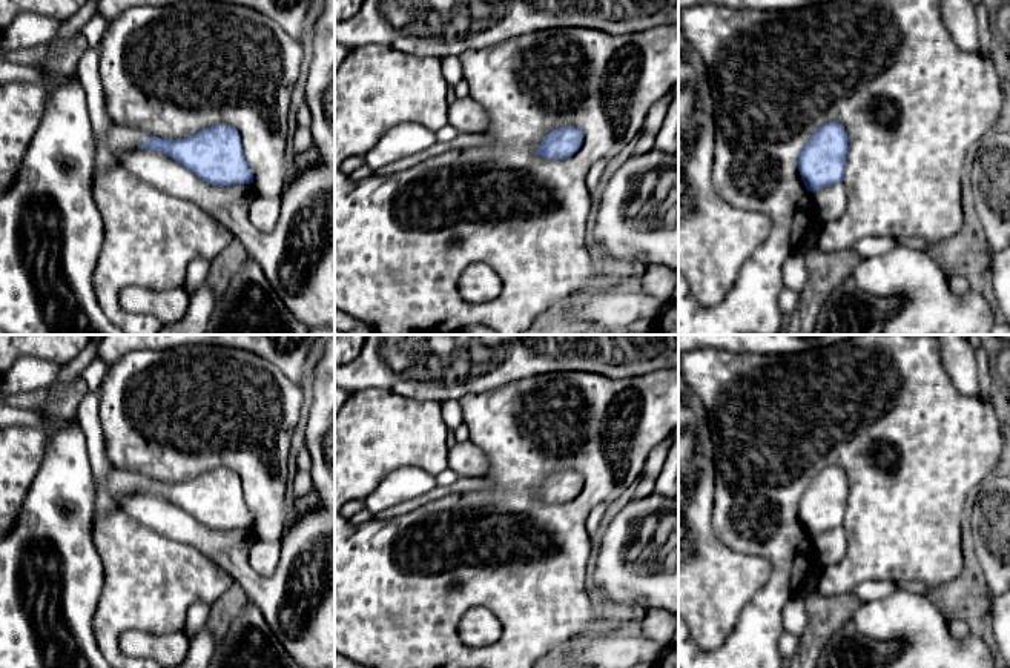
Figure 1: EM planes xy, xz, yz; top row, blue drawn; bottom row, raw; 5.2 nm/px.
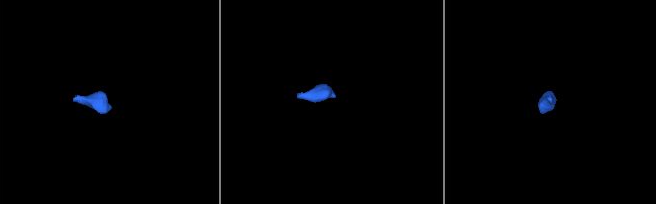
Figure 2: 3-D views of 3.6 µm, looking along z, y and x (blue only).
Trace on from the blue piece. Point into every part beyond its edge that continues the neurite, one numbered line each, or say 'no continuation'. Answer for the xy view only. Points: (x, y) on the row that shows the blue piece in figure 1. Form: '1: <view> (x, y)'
1: xy (120, 138)

